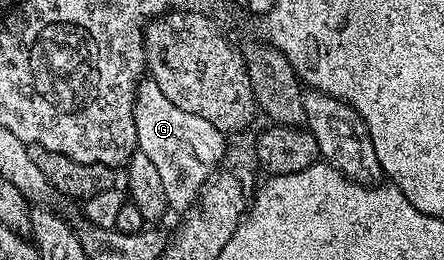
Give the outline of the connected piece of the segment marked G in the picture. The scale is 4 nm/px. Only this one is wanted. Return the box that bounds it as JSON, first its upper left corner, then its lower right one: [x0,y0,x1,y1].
[134,78,228,214]

